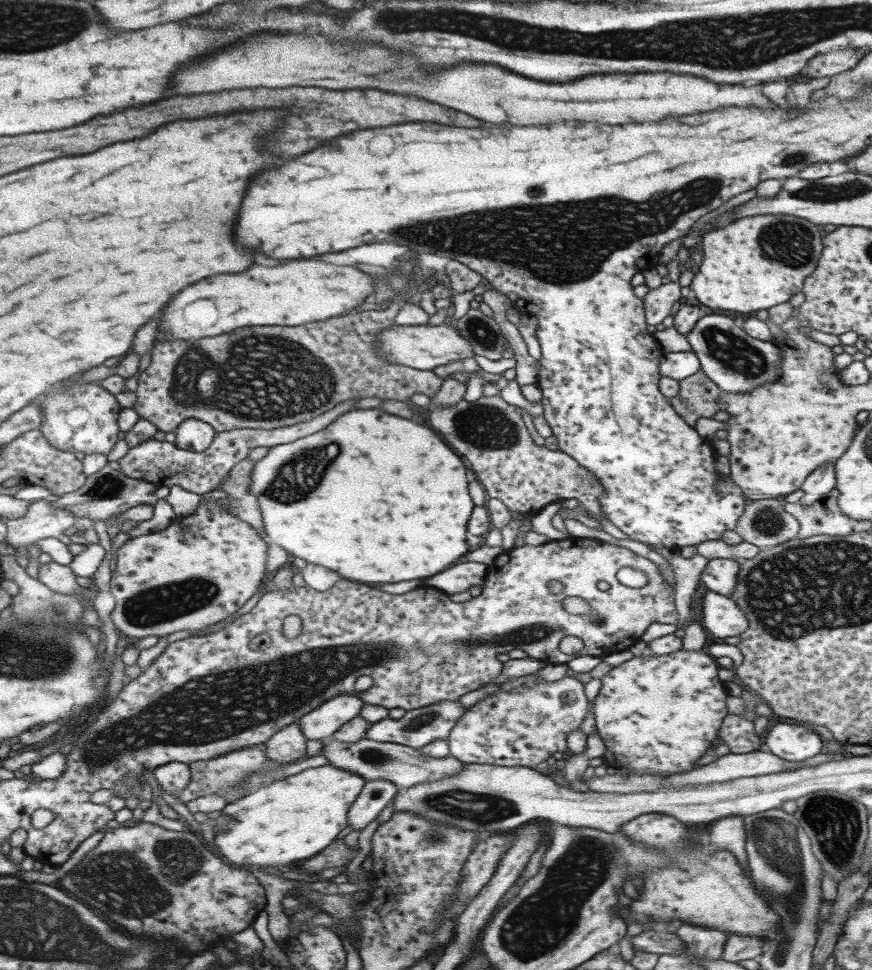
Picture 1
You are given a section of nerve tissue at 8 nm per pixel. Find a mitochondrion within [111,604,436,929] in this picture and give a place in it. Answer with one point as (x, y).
(370, 756)

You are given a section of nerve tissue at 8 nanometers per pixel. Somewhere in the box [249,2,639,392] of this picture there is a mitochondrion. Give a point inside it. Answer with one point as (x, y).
(480, 329)

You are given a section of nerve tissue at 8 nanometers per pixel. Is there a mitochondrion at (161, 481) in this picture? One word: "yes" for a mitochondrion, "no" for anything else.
no

